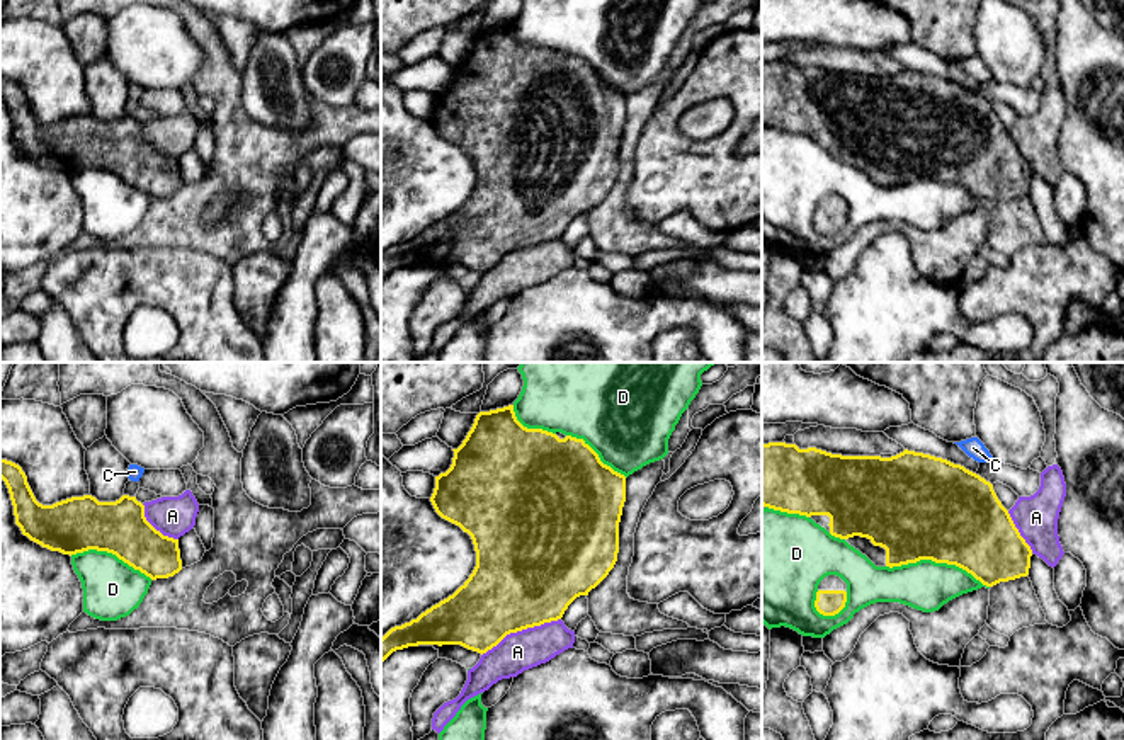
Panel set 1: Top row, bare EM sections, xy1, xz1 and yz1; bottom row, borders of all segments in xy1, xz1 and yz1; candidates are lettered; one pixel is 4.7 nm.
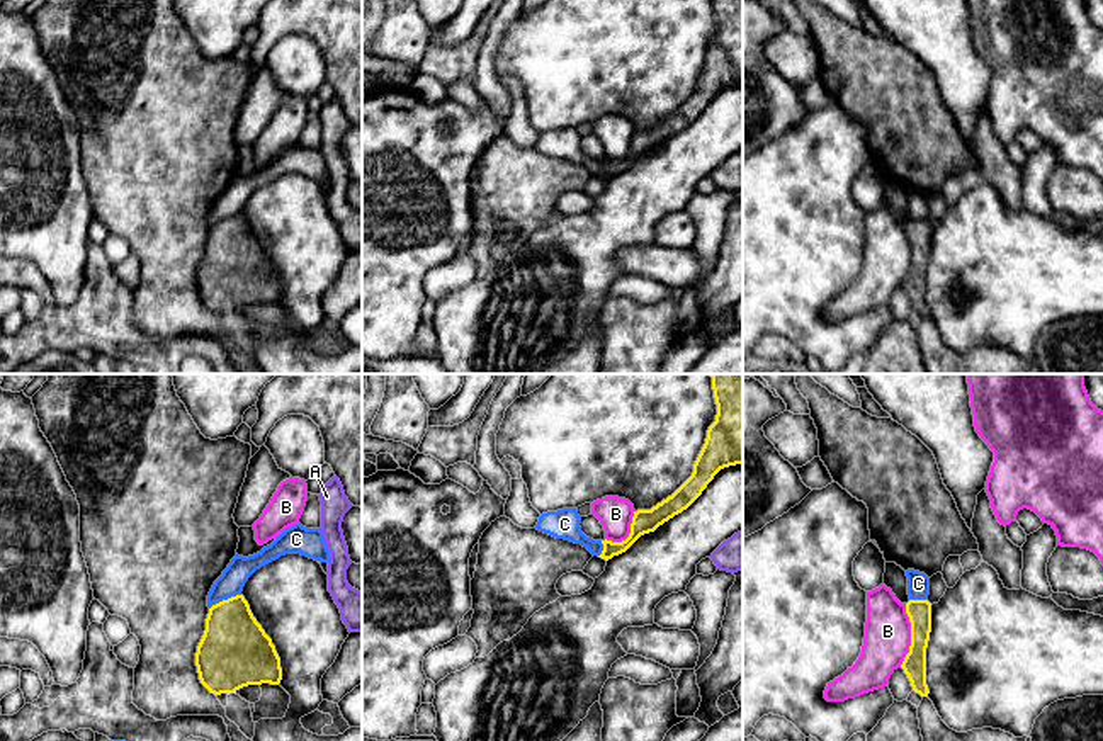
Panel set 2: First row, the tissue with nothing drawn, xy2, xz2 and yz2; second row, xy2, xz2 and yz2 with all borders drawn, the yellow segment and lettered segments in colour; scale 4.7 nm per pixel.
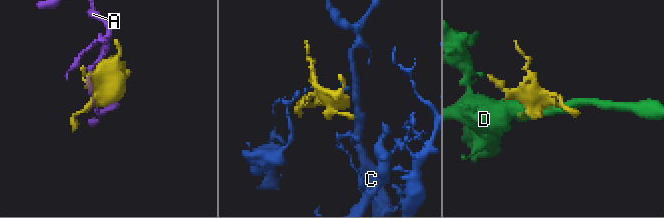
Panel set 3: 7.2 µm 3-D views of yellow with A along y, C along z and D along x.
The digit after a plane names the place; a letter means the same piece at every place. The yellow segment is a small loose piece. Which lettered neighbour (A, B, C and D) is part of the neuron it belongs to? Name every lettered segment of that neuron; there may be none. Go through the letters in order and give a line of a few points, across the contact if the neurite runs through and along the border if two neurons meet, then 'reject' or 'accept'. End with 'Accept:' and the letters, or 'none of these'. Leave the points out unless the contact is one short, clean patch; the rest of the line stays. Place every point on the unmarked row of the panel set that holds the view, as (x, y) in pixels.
A: accept
B: reject
C: line xy2 (240, 213), (223, 218), (209, 228); reject
D: reject
Accept: A

